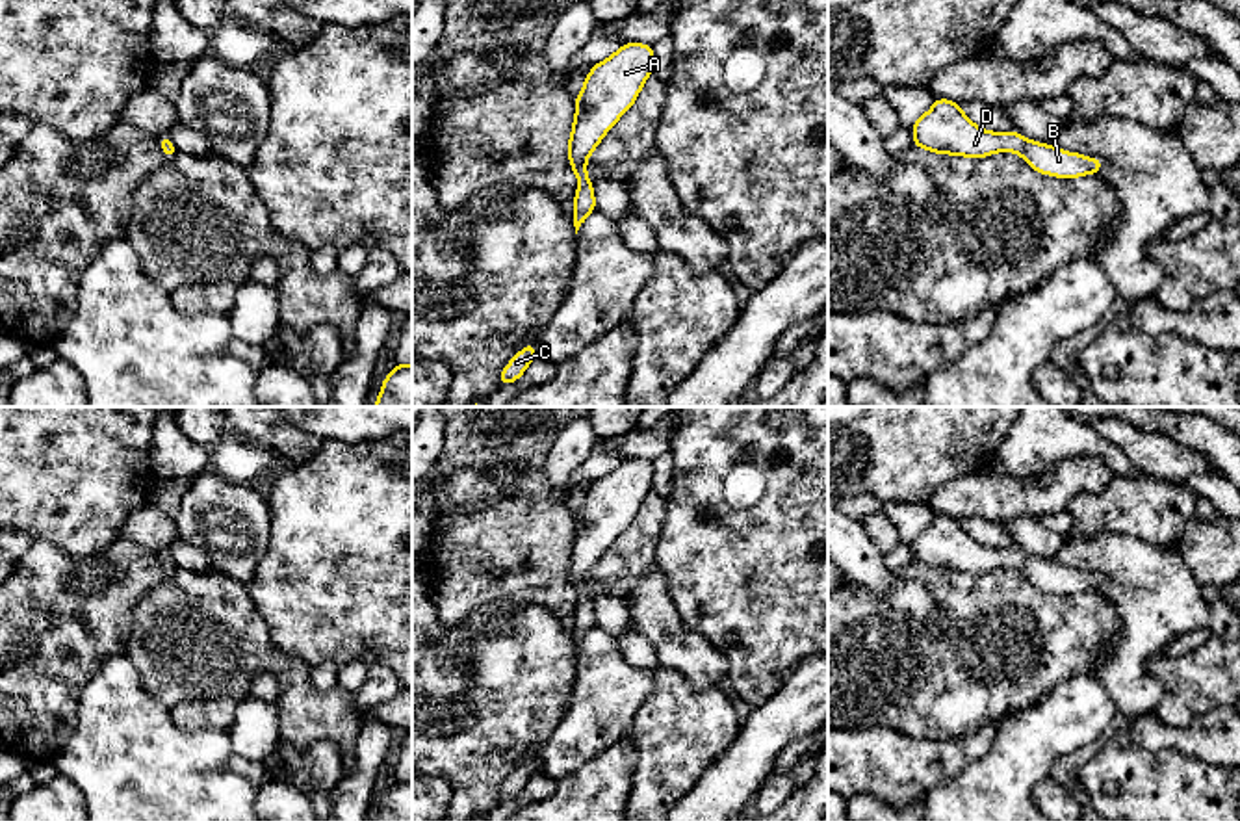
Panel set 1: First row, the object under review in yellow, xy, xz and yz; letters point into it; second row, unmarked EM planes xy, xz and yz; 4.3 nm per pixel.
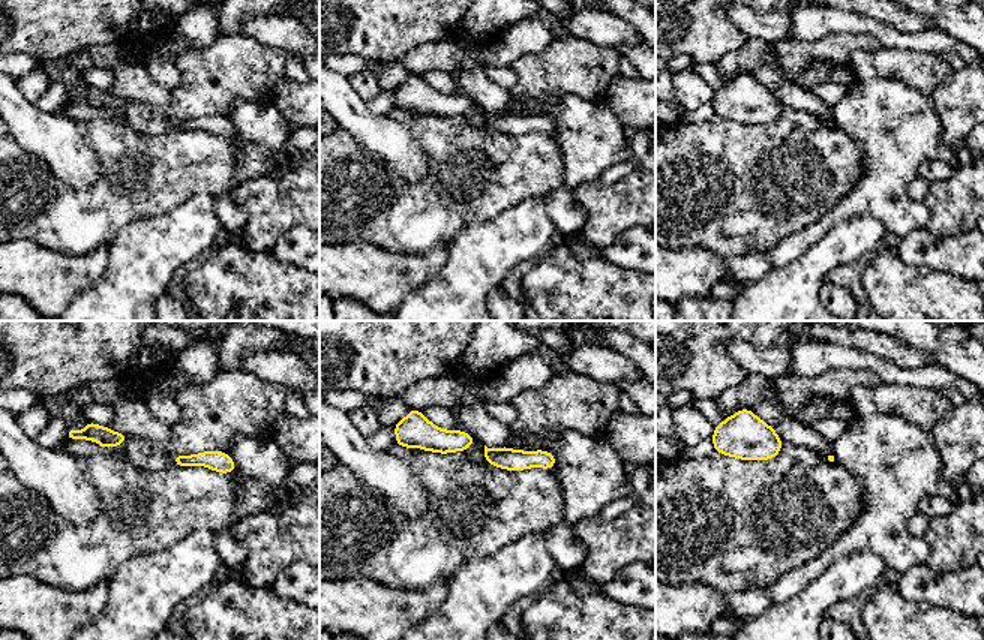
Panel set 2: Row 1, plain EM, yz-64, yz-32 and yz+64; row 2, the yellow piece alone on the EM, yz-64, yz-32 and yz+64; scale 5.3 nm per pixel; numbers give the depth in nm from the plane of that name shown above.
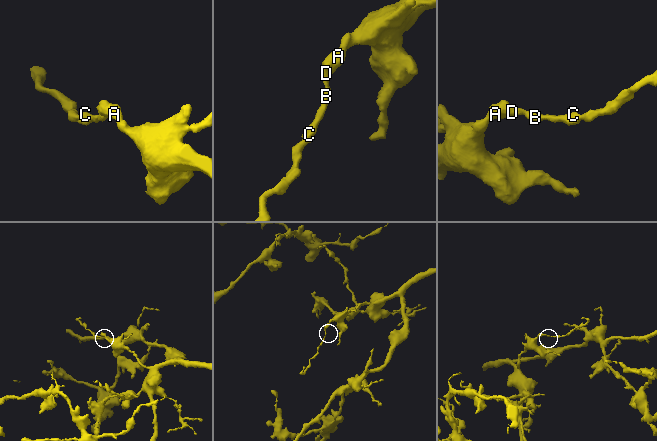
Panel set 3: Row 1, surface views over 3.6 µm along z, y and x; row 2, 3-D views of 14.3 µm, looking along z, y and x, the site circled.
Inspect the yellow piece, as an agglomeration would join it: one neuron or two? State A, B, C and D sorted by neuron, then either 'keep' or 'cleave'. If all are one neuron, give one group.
groups A B C D; keep

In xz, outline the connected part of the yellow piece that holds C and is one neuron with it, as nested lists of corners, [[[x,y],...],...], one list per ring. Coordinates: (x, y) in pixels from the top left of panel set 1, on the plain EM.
[[[529,758],[520,769],[512,773],[512,776],[503,784],[499,801],[514,799],[518,797],[525,784],[536,775],[535,771],[535,760]]]

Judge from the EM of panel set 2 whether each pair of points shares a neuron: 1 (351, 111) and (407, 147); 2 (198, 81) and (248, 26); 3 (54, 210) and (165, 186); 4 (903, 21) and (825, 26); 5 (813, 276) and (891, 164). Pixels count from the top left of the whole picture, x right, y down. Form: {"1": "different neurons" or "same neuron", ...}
{"1": "same neuron", "2": "different neurons", "3": "same neuron", "4": "different neurons", "5": "different neurons"}

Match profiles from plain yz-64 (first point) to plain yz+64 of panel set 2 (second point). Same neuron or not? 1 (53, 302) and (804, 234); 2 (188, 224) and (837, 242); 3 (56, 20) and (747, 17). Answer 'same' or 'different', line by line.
1: same
2: same
3: different

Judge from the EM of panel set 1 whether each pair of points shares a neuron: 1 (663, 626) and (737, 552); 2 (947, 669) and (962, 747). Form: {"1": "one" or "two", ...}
{"1": "two", "2": "two"}

